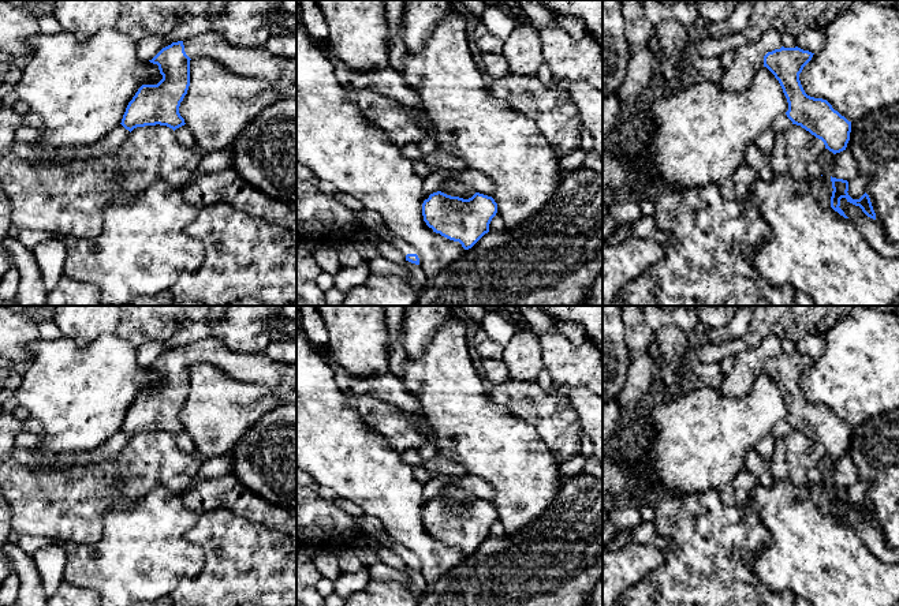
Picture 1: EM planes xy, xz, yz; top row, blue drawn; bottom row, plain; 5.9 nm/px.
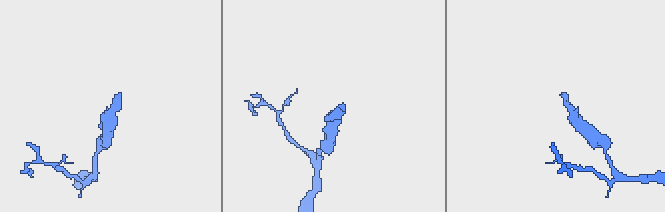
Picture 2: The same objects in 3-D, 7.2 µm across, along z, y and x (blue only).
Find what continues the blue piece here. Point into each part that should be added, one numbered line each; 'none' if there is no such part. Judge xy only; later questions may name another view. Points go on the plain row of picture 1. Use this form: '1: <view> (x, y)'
1: xy (257, 369)

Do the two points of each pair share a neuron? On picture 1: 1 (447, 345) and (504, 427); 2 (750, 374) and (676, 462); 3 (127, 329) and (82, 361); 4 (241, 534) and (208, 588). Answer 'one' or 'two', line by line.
1: one
2: two
3: two
4: one

